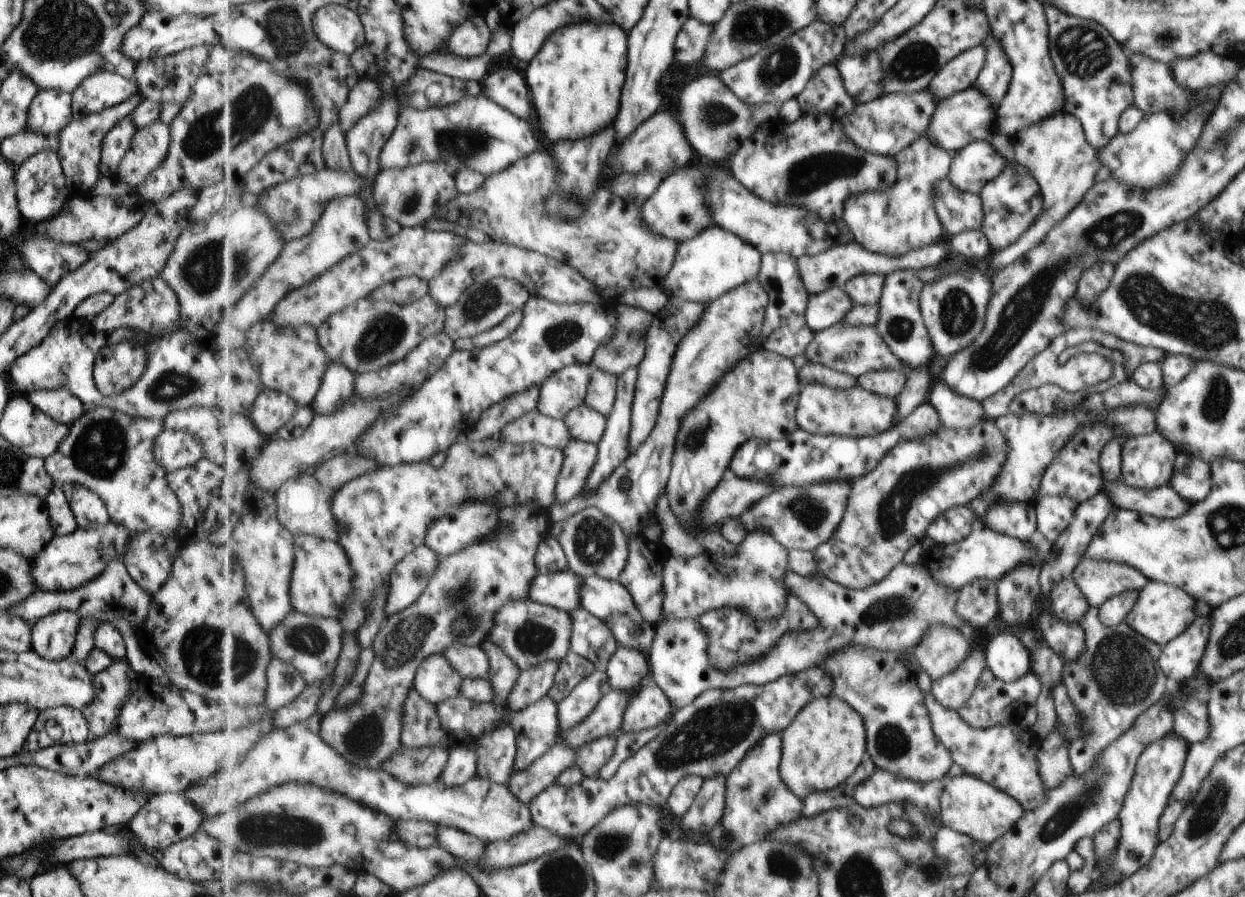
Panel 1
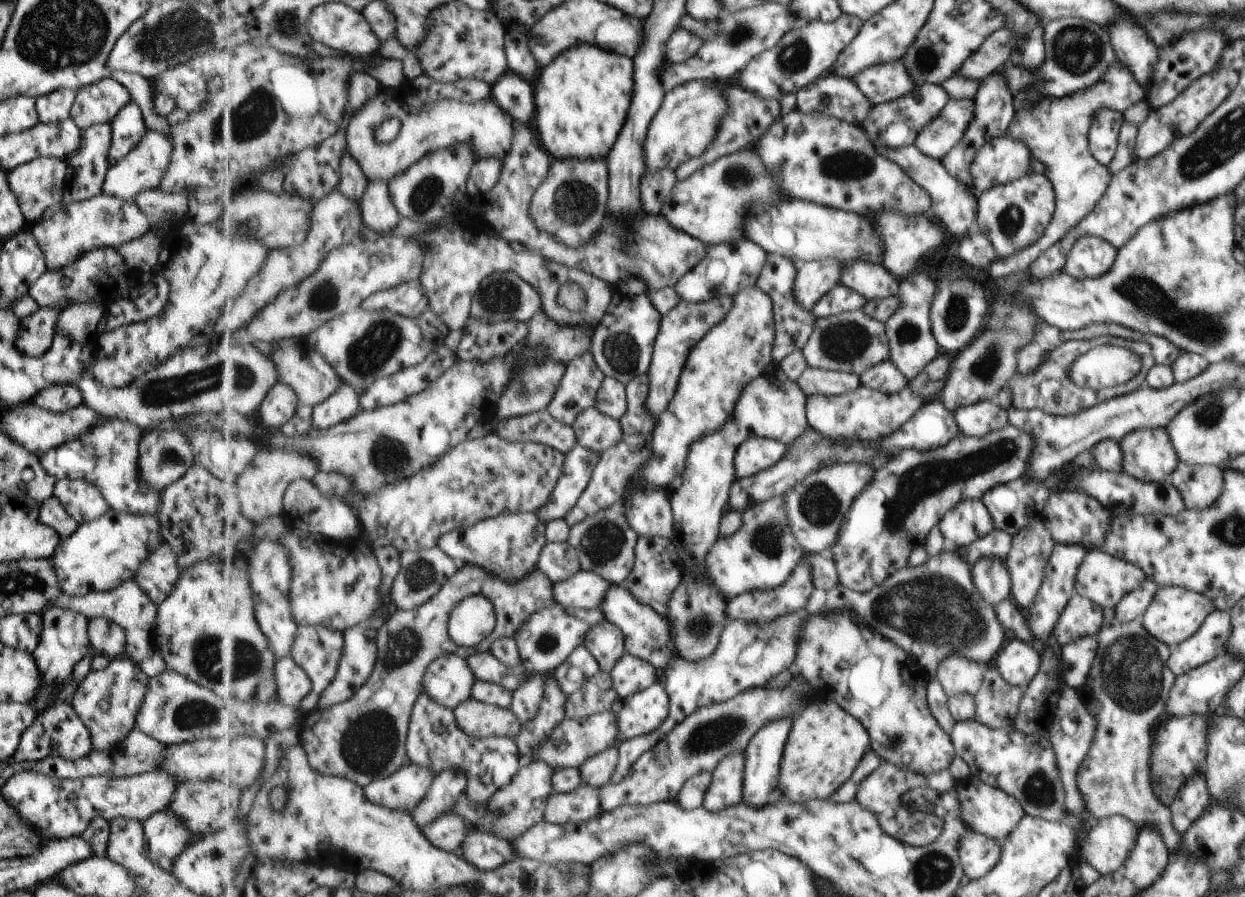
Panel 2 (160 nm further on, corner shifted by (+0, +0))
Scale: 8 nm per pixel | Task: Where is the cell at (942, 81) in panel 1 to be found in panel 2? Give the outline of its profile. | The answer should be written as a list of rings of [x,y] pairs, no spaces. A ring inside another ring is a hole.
[[[1010,28],[997,29],[986,38],[979,50],[971,54],[957,73],[979,80],[995,73],[1008,62],[1015,39],[1016,34]]]

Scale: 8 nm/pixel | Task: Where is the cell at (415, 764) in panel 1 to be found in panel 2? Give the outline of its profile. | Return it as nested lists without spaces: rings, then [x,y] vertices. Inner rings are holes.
[[[407,762],[389,778],[374,780],[367,785],[367,798],[384,807],[413,812],[430,792],[435,774],[431,768]]]

